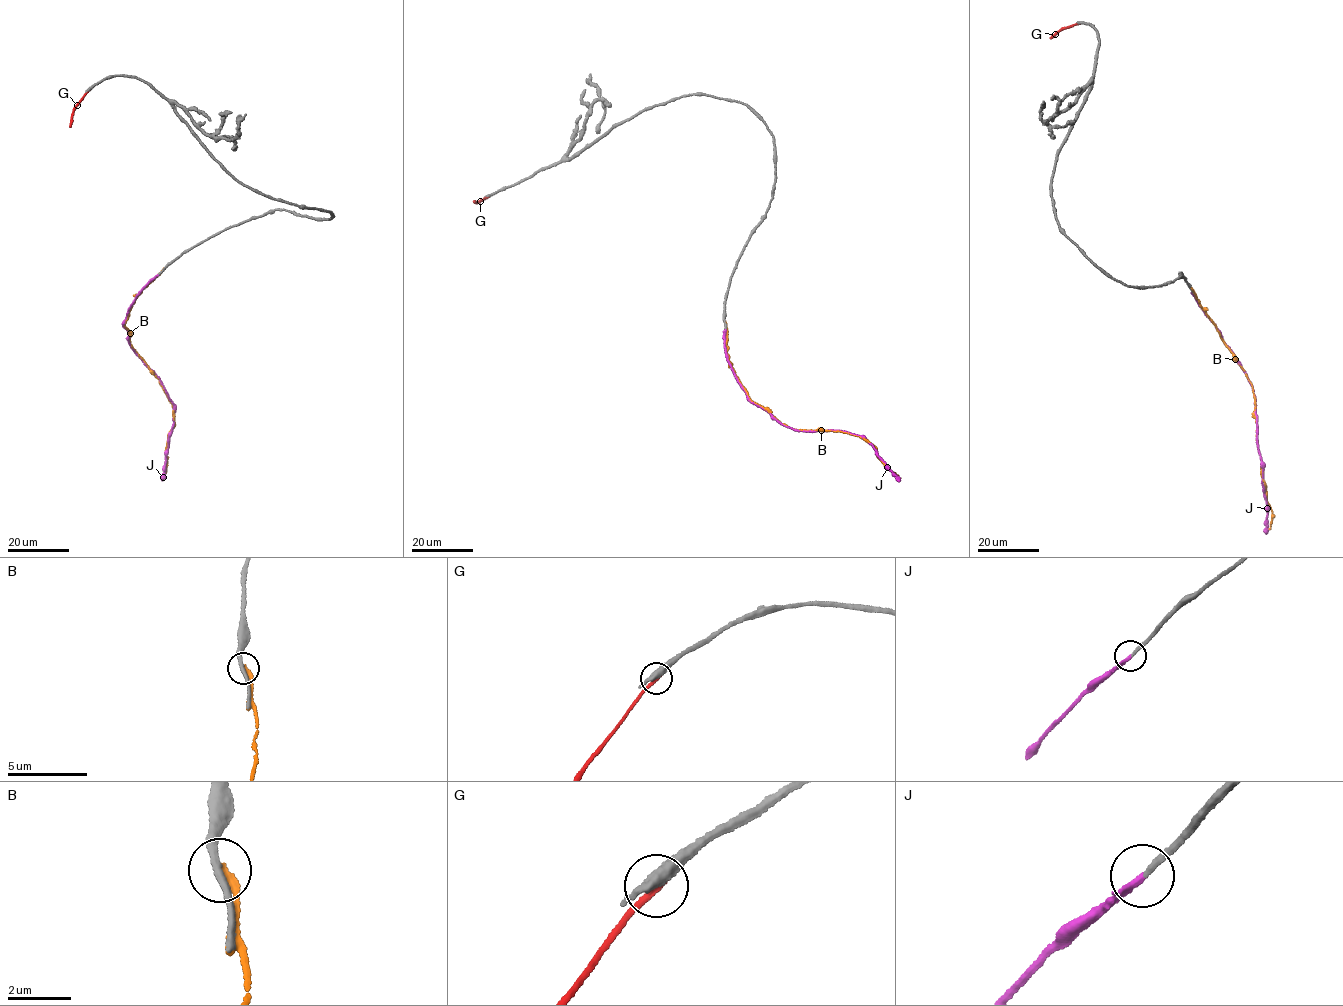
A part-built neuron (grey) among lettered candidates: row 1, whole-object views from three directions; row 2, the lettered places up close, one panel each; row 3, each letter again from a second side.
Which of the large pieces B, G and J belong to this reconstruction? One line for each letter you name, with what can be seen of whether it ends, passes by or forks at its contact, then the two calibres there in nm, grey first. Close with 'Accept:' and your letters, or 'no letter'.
J: it ends | 200/240 nm
Accept: J

